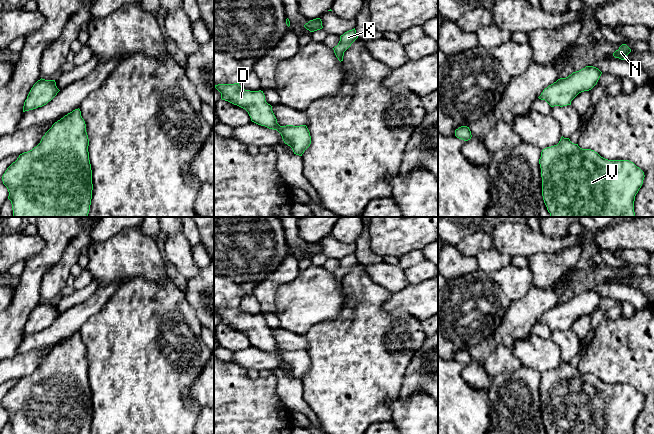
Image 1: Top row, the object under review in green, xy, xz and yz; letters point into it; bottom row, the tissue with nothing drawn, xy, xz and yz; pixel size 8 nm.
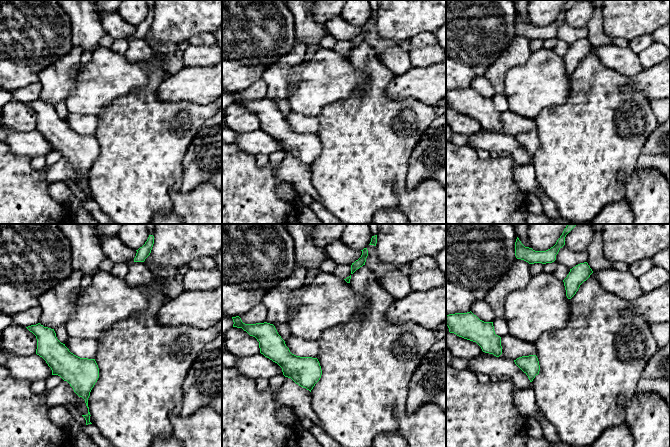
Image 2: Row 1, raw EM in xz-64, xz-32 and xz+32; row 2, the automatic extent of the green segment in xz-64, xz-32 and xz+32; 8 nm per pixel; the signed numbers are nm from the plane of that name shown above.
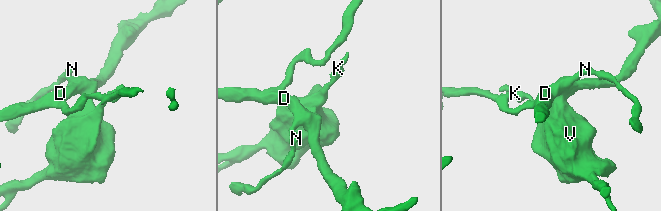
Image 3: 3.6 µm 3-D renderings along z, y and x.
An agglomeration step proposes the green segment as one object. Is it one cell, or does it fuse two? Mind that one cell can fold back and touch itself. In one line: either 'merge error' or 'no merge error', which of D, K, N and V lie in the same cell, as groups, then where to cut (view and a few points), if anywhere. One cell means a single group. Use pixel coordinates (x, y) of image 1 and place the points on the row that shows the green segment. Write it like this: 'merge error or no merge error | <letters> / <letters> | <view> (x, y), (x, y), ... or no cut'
no merge error | D K N V | no cut

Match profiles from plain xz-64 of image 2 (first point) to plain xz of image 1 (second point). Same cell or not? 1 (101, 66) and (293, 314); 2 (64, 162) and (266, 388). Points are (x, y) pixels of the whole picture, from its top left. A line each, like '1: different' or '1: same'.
1: same
2: different

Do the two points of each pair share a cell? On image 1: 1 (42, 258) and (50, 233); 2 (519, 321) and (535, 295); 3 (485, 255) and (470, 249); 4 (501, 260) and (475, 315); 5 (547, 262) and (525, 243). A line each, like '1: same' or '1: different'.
1: same
2: same
3: different
4: different
5: different

